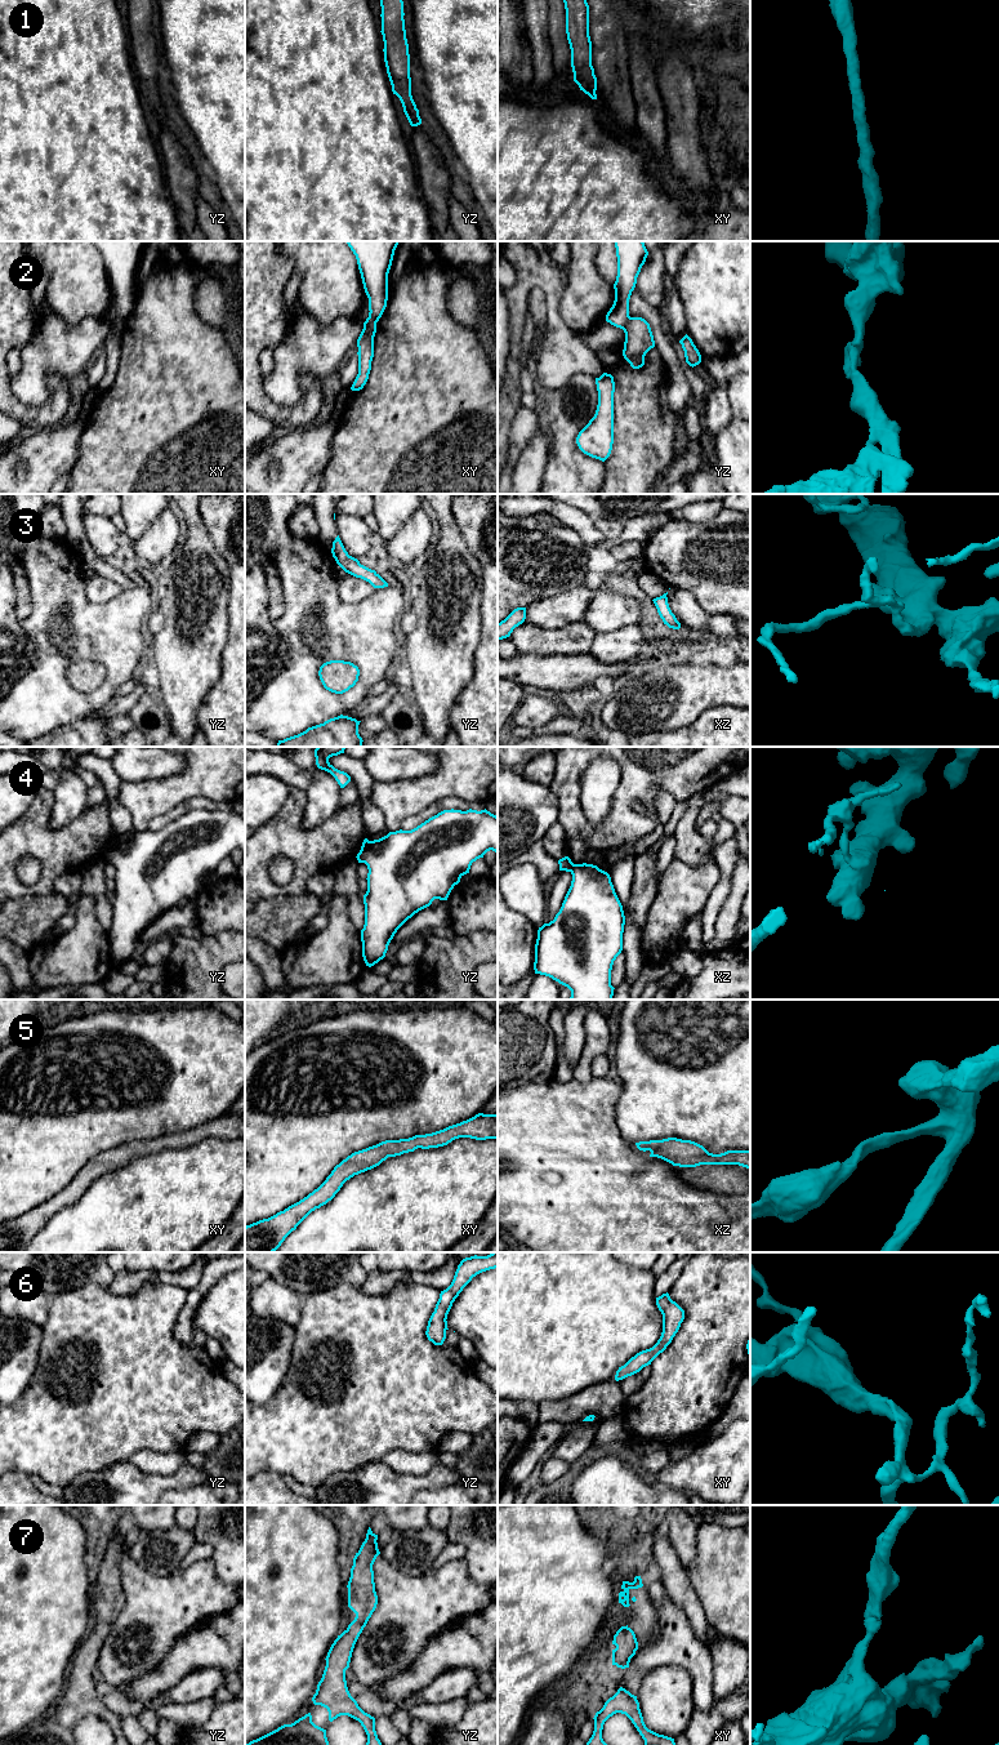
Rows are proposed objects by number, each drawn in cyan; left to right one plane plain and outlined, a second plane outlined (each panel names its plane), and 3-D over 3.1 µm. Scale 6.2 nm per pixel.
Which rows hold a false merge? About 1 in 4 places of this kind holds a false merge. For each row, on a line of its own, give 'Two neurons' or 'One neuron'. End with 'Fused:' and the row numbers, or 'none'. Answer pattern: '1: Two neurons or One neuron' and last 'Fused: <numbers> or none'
1: One neuron
2: Two neurons
3: One neuron
4: Two neurons
5: One neuron
6: One neuron
7: One neuron
Fused: 2, 4

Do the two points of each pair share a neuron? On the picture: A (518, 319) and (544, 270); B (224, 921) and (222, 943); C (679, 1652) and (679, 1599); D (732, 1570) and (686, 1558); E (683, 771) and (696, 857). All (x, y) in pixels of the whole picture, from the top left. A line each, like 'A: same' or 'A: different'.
A: same
B: different
C: different
D: different
E: different

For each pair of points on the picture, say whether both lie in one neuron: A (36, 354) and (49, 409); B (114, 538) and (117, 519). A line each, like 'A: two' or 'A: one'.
A: two
B: two

